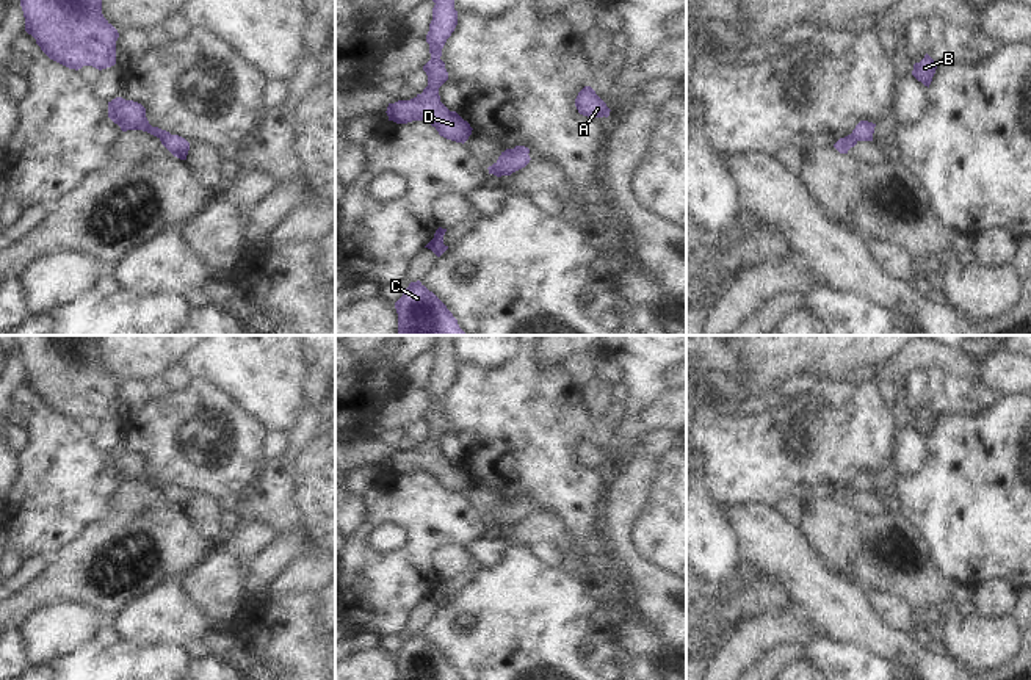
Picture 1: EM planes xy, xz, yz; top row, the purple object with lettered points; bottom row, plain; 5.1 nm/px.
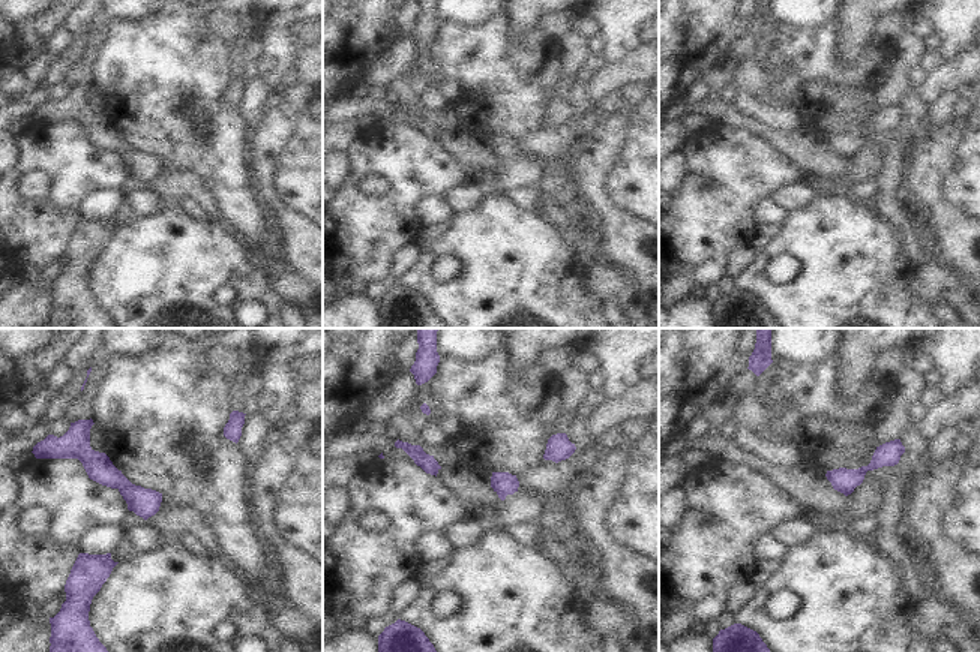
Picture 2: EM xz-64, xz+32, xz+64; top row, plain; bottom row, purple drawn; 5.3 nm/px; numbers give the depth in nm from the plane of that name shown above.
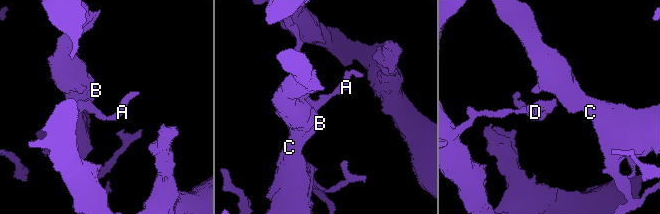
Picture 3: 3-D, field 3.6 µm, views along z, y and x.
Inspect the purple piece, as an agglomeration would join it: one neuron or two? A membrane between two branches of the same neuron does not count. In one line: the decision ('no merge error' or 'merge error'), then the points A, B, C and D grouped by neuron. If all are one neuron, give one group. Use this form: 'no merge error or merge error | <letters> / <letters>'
no merge error | A B C D

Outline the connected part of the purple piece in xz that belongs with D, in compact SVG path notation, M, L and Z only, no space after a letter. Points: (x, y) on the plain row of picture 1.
M439 335L432 349L436 356L426 385L431 411L423 417L428 426L428 437L411 451L389 454L385 464L389 472L396 475L425 472L431 475L440 487L464 495L473 479L456 462L450 462L440 453L439 447L439 439L448 431L445 414L440 411L442 400L458 376L453 340L454 335Z

